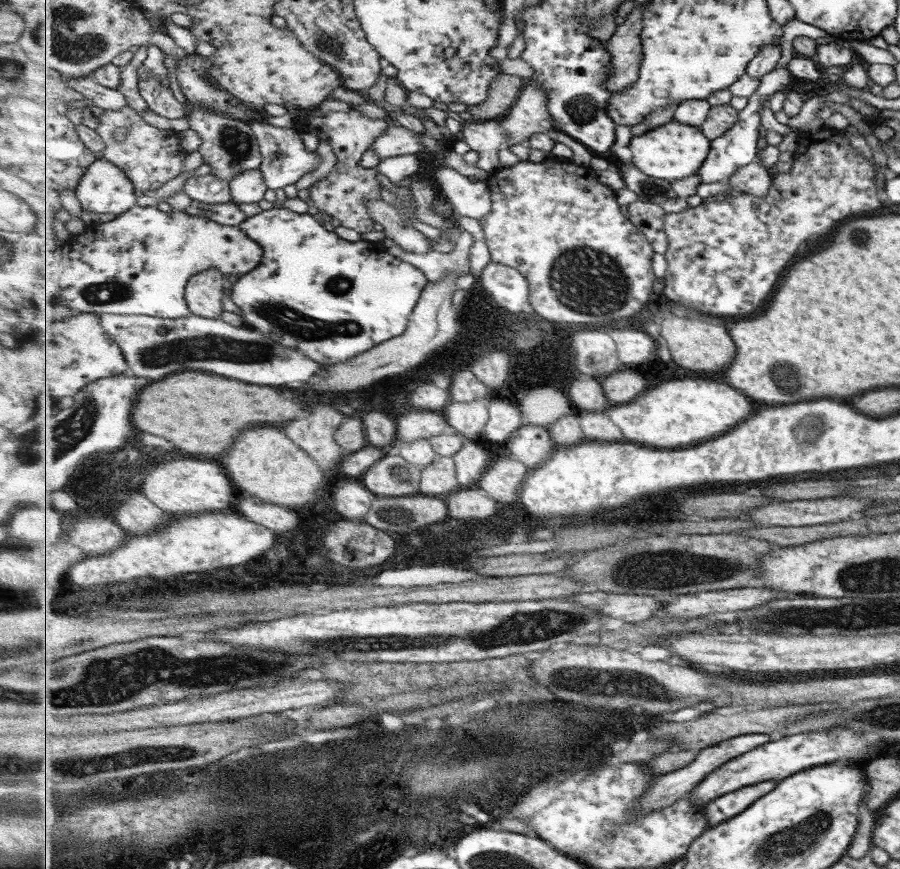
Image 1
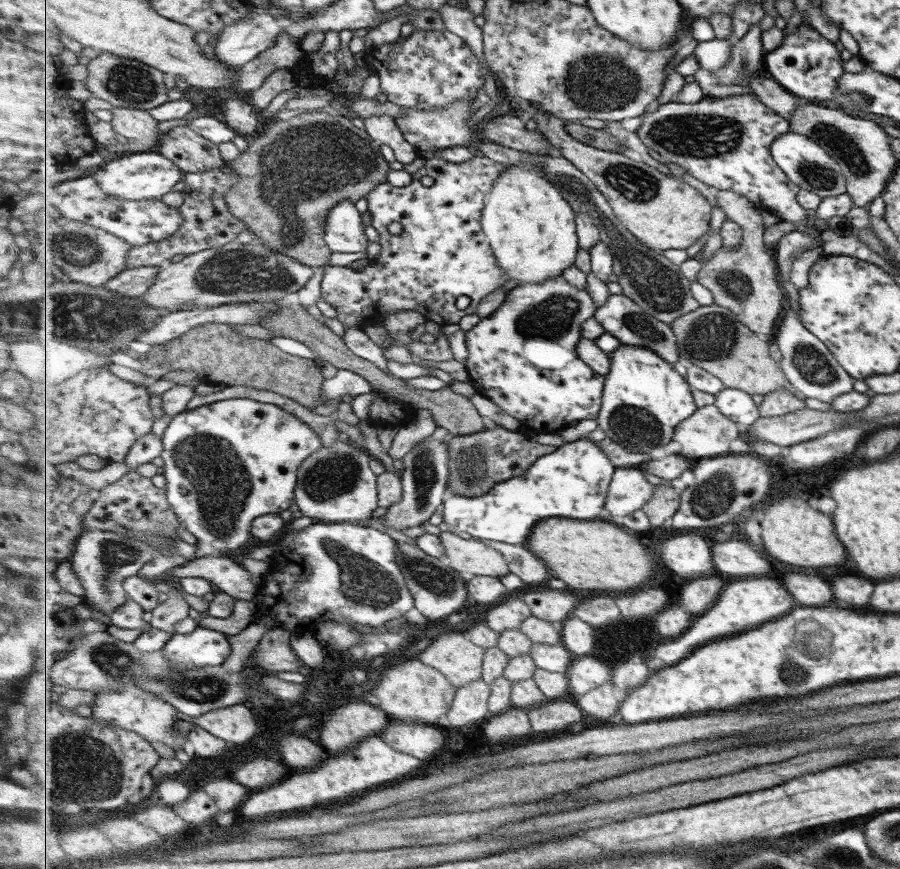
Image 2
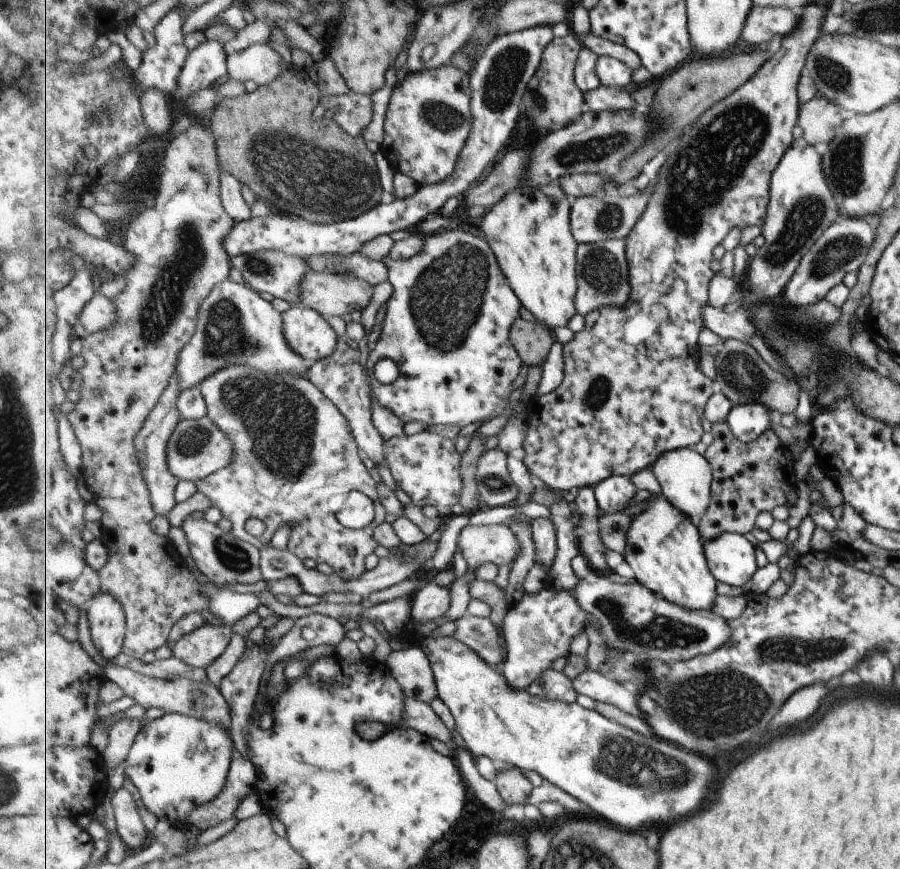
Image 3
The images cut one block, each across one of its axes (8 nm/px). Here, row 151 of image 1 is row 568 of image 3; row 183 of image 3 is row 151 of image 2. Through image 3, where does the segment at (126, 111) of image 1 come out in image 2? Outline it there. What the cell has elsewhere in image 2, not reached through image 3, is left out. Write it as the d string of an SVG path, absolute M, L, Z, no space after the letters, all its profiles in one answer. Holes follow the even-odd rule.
M188 125L171 129L159 143L159 152L175 161L185 173L210 171L226 164L219 144L200 136Z

